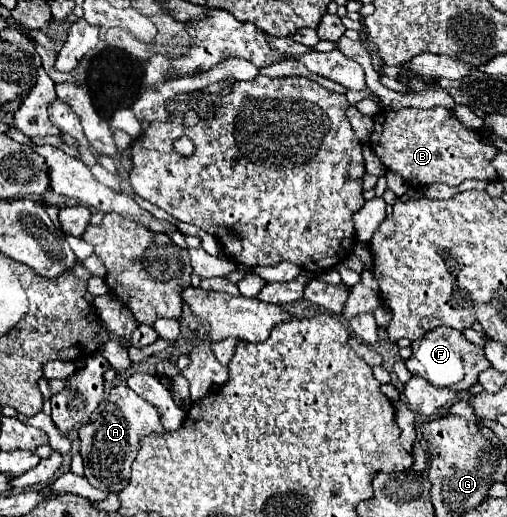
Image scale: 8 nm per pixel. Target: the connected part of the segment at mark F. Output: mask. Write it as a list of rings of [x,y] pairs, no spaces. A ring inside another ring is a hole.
[[[448,326],[430,330],[422,338],[414,340],[410,348],[412,348],[412,356],[406,360],[406,368],[412,374],[426,378],[434,386],[454,388],[456,392],[468,390],[472,384],[478,382],[478,374],[490,368],[490,362],[484,356],[484,348],[468,342],[460,330],[454,330]]]

